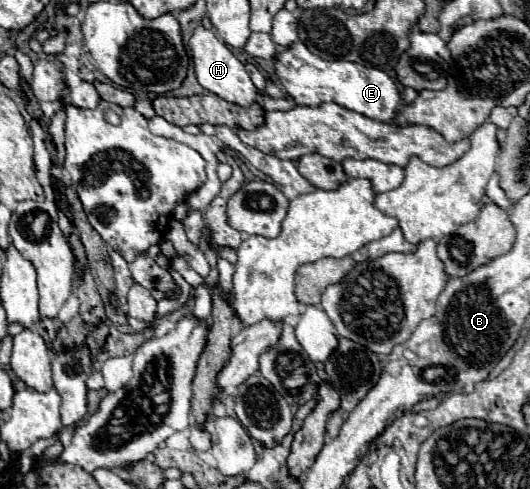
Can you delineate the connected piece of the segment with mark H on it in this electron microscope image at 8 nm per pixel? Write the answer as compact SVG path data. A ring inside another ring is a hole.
M198 26L190 38L190 50L192 50L196 78L208 92L238 106L252 106L254 102L258 102L260 98L258 88L252 84L248 72L244 70L244 64L230 52L230 48L216 36L214 30L206 30L204 26Z

